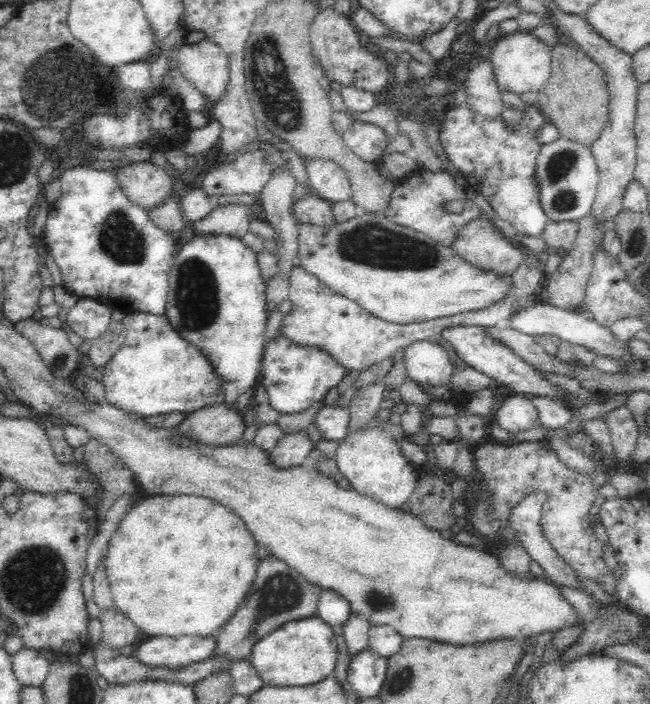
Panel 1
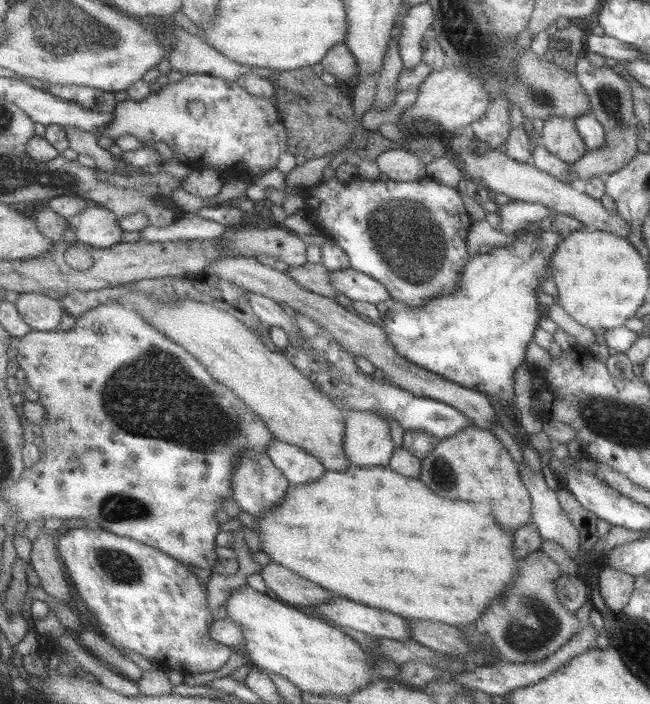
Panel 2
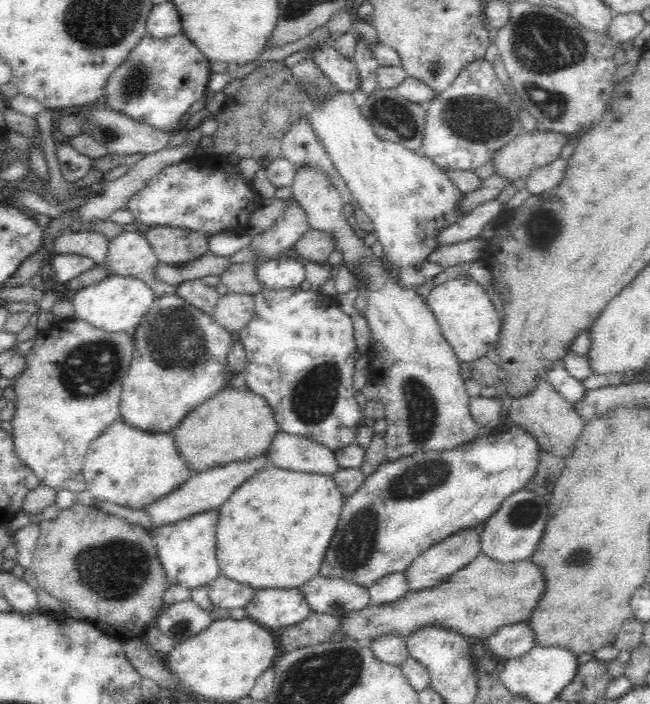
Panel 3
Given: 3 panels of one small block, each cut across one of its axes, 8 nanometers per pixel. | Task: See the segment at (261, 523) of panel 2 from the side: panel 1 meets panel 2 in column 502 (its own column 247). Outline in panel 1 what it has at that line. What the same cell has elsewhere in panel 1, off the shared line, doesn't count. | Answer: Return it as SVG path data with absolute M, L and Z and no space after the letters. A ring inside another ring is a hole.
M174 493L170 495L152 495L142 502L131 508L119 522L117 529L111 536L106 548L106 567L108 567L108 579L110 579L110 590L113 595L113 606L122 609L122 612L128 615L128 618L142 629L146 634L154 636L182 636L194 635L205 637L214 635L218 628L222 628L228 618L236 612L245 599L249 588L252 588L254 576L256 576L256 568L260 564L260 558L256 555L256 539L252 531L246 527L246 521L222 503L214 502L208 497L196 495L183 495Z

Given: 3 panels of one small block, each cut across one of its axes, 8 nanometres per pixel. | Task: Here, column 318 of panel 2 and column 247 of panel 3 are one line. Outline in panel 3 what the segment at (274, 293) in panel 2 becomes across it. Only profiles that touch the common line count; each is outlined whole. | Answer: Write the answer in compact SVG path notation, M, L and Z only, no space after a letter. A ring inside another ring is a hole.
M230 292L219 296L215 304L213 320L235 336L246 328L254 314L253 294Z

